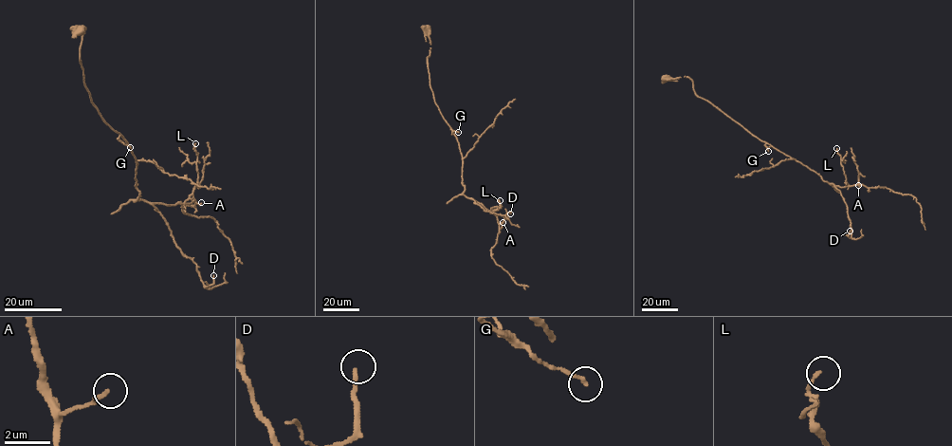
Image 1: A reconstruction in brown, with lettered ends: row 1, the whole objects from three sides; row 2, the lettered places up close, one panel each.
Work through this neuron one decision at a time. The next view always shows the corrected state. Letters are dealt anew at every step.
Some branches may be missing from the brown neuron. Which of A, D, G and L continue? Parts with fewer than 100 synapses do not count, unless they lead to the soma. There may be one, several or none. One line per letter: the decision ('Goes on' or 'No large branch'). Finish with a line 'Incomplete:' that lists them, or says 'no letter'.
A: No large branch
D: No large branch
G: No large branch
L: No large branch
Incomplete: no letter

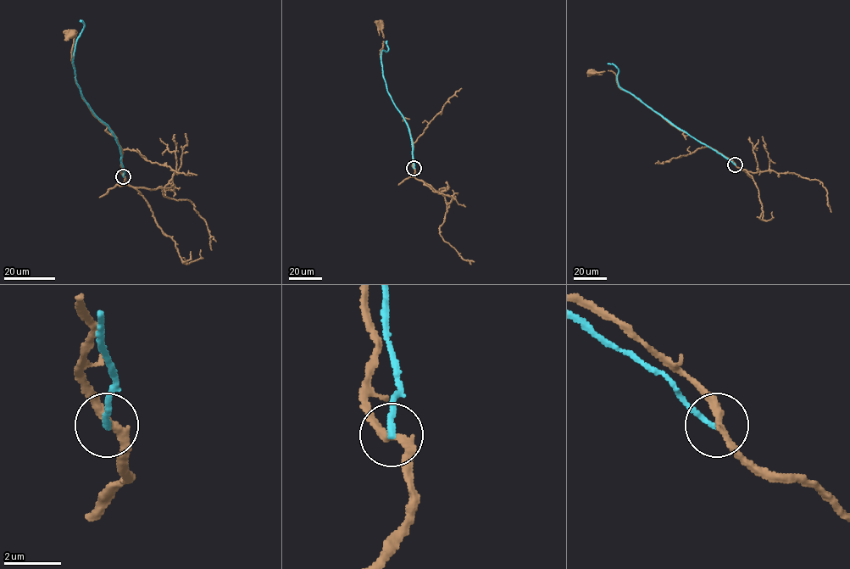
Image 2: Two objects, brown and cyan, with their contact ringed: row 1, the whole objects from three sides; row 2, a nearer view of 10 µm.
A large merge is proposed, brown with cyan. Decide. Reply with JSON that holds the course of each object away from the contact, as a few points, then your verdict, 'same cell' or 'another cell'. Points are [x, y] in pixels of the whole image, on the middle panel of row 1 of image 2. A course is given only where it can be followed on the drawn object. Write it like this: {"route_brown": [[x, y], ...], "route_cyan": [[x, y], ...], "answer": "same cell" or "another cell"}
{"route_brown": [[413, 168], [409, 130], [387, 92], [383, 76], [380, 52], [383, 34], [380, 24]], "route_cyan": [[413, 168], [408, 129], [387, 91], [383, 77], [380, 54], [383, 50], [387, 51], [386, 41]], "answer": "another cell"}

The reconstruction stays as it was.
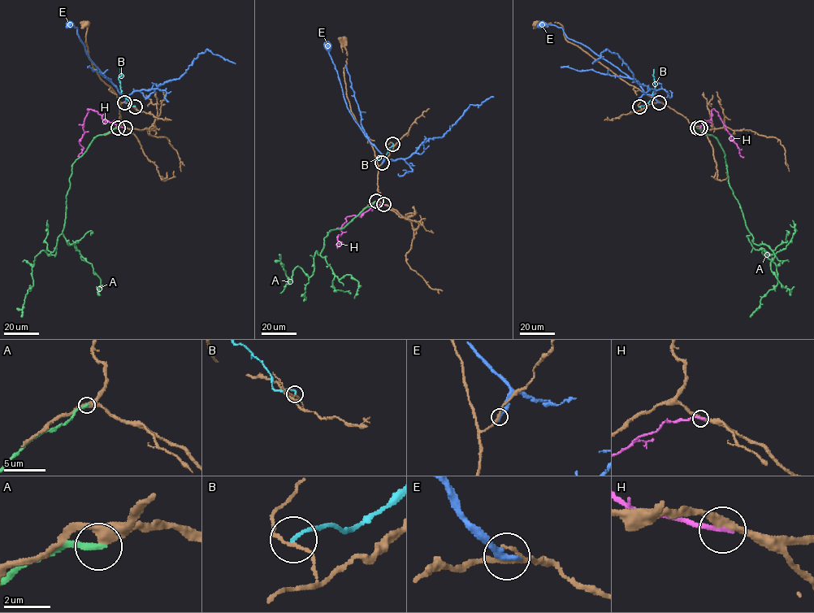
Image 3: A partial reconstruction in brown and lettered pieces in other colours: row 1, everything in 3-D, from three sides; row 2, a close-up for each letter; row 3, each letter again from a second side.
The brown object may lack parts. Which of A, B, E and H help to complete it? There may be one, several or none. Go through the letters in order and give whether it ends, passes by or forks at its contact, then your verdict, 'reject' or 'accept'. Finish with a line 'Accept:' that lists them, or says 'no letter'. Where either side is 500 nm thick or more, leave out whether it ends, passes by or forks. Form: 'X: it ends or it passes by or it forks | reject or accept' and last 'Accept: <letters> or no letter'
A: it ends | reject
B: it ends | reject
E: it ends | reject
H: it ends | reject
Accept: no letter

